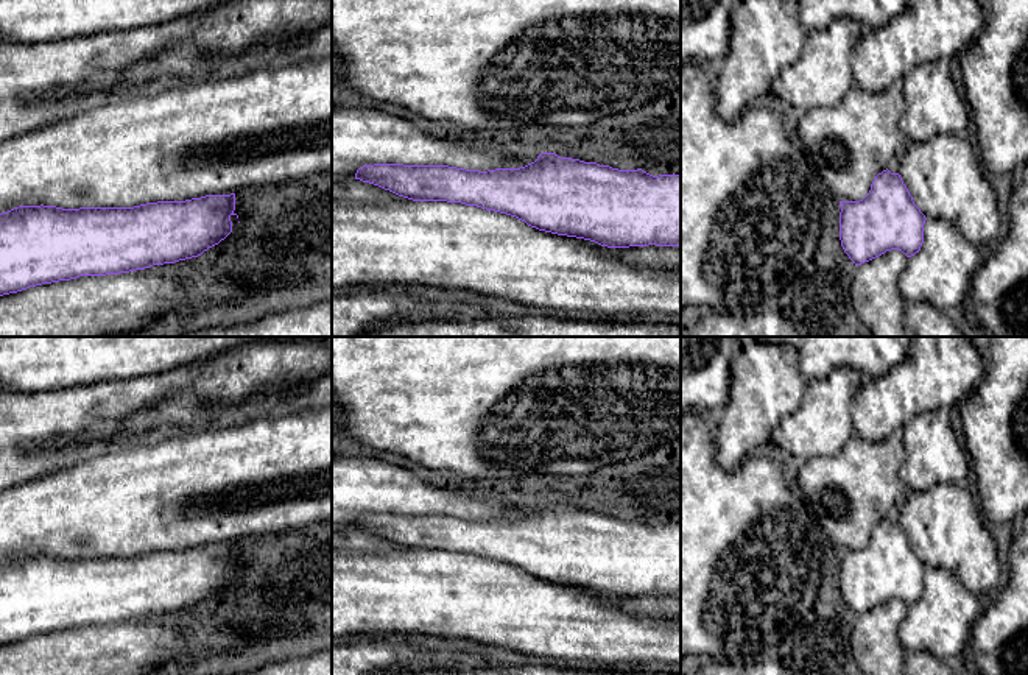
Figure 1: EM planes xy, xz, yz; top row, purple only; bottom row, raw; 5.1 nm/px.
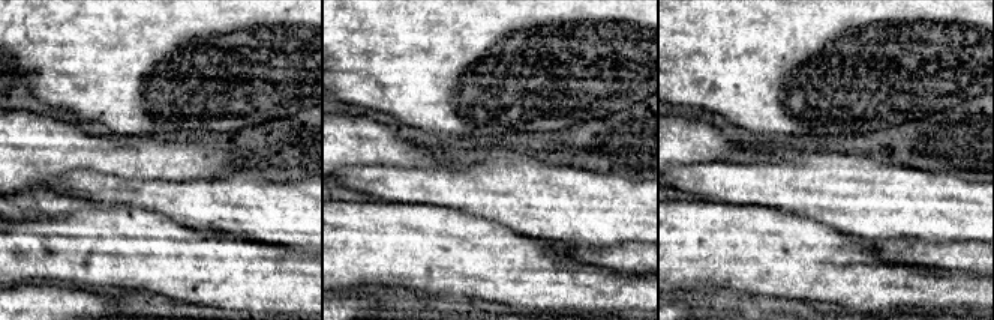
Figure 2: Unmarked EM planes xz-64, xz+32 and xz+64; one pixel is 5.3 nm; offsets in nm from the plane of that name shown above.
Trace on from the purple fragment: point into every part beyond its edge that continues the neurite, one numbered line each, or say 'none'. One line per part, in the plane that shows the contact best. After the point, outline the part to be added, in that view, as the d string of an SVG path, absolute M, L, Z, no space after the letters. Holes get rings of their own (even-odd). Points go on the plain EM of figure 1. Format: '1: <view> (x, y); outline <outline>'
none

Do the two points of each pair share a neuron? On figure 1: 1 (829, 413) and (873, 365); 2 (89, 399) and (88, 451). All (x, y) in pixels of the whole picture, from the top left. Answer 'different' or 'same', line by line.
1: different
2: same

